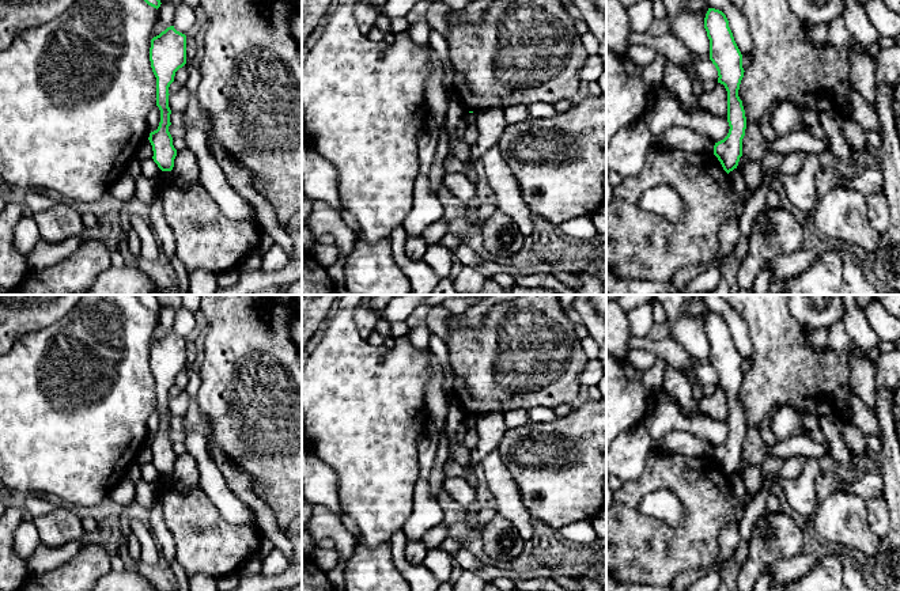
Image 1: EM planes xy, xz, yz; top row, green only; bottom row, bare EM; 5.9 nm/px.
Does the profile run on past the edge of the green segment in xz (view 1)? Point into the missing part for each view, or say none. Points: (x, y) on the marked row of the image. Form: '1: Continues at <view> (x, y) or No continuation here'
1: No continuation here

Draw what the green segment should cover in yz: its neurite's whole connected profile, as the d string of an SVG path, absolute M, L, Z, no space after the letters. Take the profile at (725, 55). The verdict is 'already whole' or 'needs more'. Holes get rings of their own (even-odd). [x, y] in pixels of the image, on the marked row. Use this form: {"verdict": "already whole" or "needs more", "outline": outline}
{"verdict": "already whole", "outline": "M708 8L704 29L710 39L710 60L718 71L718 83L727 91L727 136L715 143L714 155L729 174L737 168L742 156L742 139L746 129L746 117L742 101L738 96L744 77L742 54L734 41L726 15L715 8Z"}

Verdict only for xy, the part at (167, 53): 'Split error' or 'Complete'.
Complete

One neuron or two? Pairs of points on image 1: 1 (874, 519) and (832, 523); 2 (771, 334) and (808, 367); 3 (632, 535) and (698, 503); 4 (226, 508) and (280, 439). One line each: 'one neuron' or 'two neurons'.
1: two neurons
2: one neuron
3: one neuron
4: two neurons

